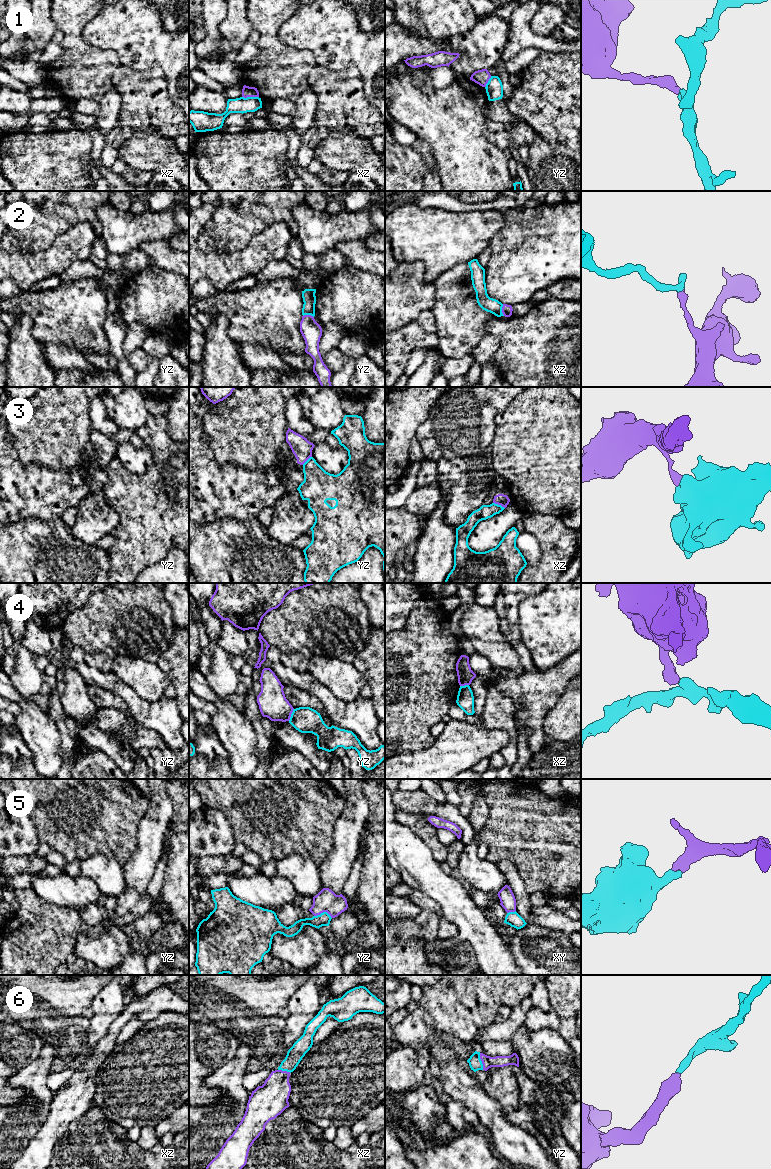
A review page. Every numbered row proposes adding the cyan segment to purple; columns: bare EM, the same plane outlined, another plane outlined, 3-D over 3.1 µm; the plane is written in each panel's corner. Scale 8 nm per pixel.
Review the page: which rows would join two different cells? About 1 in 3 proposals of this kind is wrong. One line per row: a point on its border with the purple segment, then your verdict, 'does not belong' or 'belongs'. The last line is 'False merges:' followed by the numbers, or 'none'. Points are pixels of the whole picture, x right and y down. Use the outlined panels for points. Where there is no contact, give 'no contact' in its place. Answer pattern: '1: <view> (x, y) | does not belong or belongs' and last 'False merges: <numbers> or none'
1: xz (250, 96) | does not belong
2: xz (502, 310) | does not belong
3: xz (499, 504) | does not belong
4: yz (290, 714) | does not belong
5: yz (323, 911) | belongs
6: yz (481, 1060) | belongs
False merges: 1, 2, 3, 4

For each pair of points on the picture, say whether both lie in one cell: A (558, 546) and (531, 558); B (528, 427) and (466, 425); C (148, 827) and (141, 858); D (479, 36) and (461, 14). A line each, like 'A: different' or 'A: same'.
A: different
B: different
C: same
D: different

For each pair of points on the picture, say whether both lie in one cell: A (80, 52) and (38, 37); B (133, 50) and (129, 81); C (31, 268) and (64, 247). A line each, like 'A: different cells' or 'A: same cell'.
A: different cells
B: different cells
C: same cell

